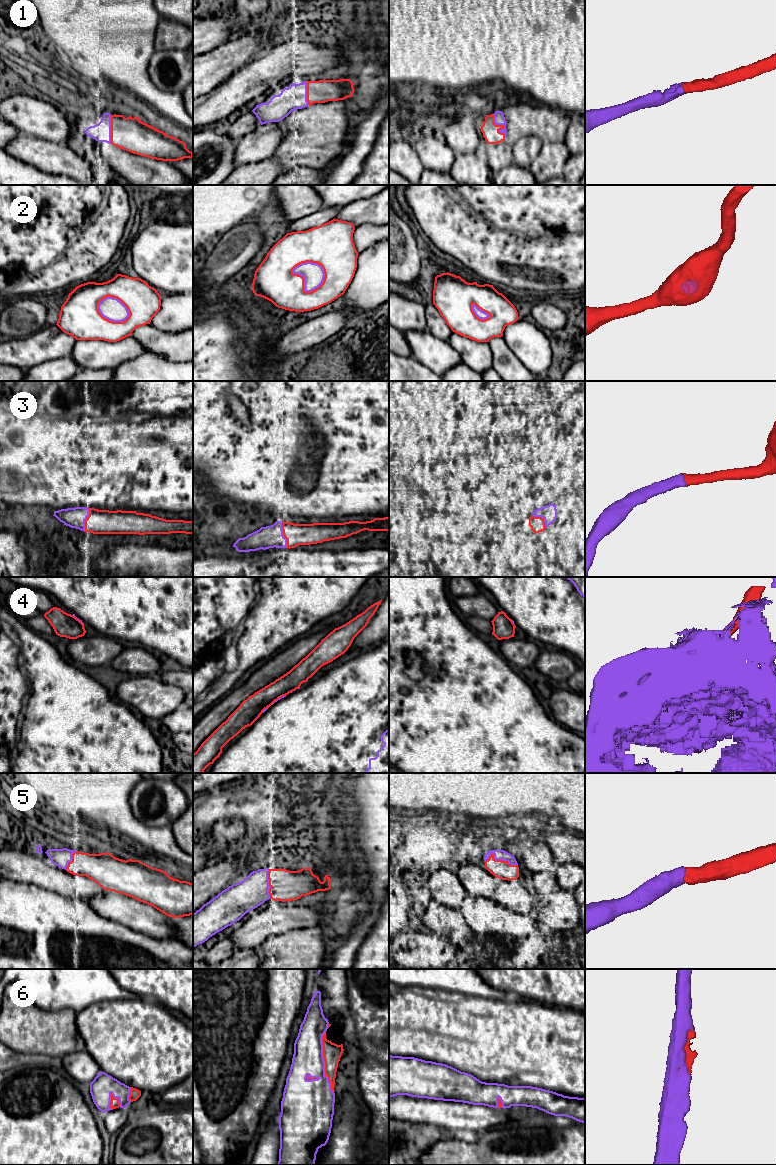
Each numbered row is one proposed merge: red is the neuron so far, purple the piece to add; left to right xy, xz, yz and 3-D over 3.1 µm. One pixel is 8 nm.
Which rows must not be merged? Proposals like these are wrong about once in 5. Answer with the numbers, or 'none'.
4

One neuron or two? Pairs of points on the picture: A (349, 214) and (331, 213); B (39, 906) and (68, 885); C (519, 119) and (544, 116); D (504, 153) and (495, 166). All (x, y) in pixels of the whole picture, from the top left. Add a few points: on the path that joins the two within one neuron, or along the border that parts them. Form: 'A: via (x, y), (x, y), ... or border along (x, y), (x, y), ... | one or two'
A: border along (341, 208), (334, 217) | two
B: border along (35, 885), (74, 898) | two
C: via (525, 119), (538, 119) | one
D: via (501, 156), (496, 163) | one

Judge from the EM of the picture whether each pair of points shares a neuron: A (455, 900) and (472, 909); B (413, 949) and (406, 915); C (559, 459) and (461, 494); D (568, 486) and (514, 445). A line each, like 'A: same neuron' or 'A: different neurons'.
A: different neurons
B: different neurons
C: same neuron
D: same neuron

